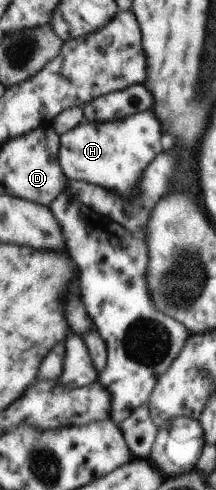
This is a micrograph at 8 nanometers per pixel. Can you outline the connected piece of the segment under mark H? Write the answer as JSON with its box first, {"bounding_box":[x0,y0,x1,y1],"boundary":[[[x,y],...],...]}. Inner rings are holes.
{"bounding_box":[59,112,162,199],"boundary":[[[142,112],[136,116],[128,116],[111,123],[93,123],[84,120],[72,130],[59,136],[59,159],[62,172],[71,181],[86,181],[92,184],[106,187],[117,192],[123,199],[132,199],[137,195],[137,184],[143,170],[156,156],[162,152],[162,136],[160,136],[160,124],[154,118],[152,112]]]}

